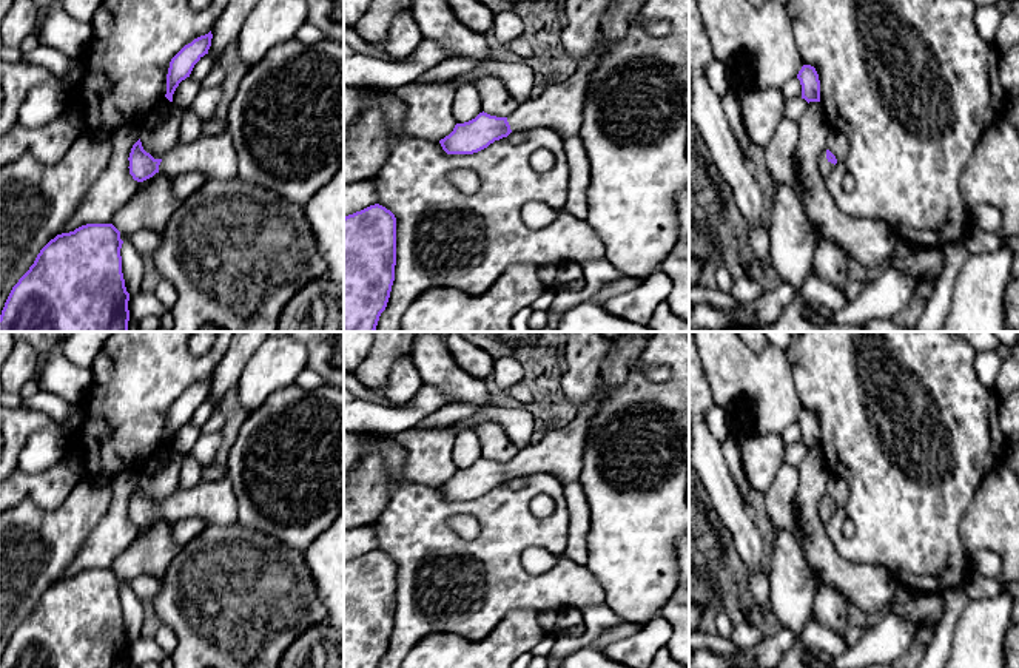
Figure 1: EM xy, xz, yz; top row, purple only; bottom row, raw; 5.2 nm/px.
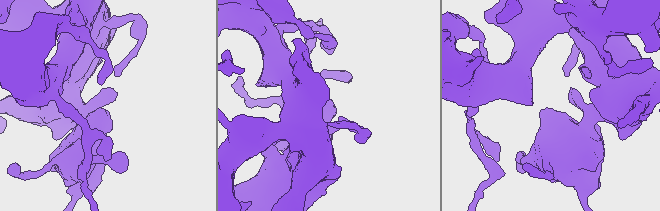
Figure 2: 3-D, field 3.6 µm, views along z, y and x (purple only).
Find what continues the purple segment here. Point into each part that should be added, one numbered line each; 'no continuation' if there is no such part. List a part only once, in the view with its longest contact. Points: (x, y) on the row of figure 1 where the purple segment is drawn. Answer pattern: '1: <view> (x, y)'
1: yz (825, 167)

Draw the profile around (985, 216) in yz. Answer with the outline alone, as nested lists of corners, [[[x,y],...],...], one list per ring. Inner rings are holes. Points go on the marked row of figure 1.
[[[979,204],[970,213],[971,227],[996,233],[1002,227],[1001,210],[991,204]]]

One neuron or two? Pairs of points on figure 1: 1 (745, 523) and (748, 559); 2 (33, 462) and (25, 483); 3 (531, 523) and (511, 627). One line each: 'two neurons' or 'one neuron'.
1: one neuron
2: two neurons
3: two neurons

